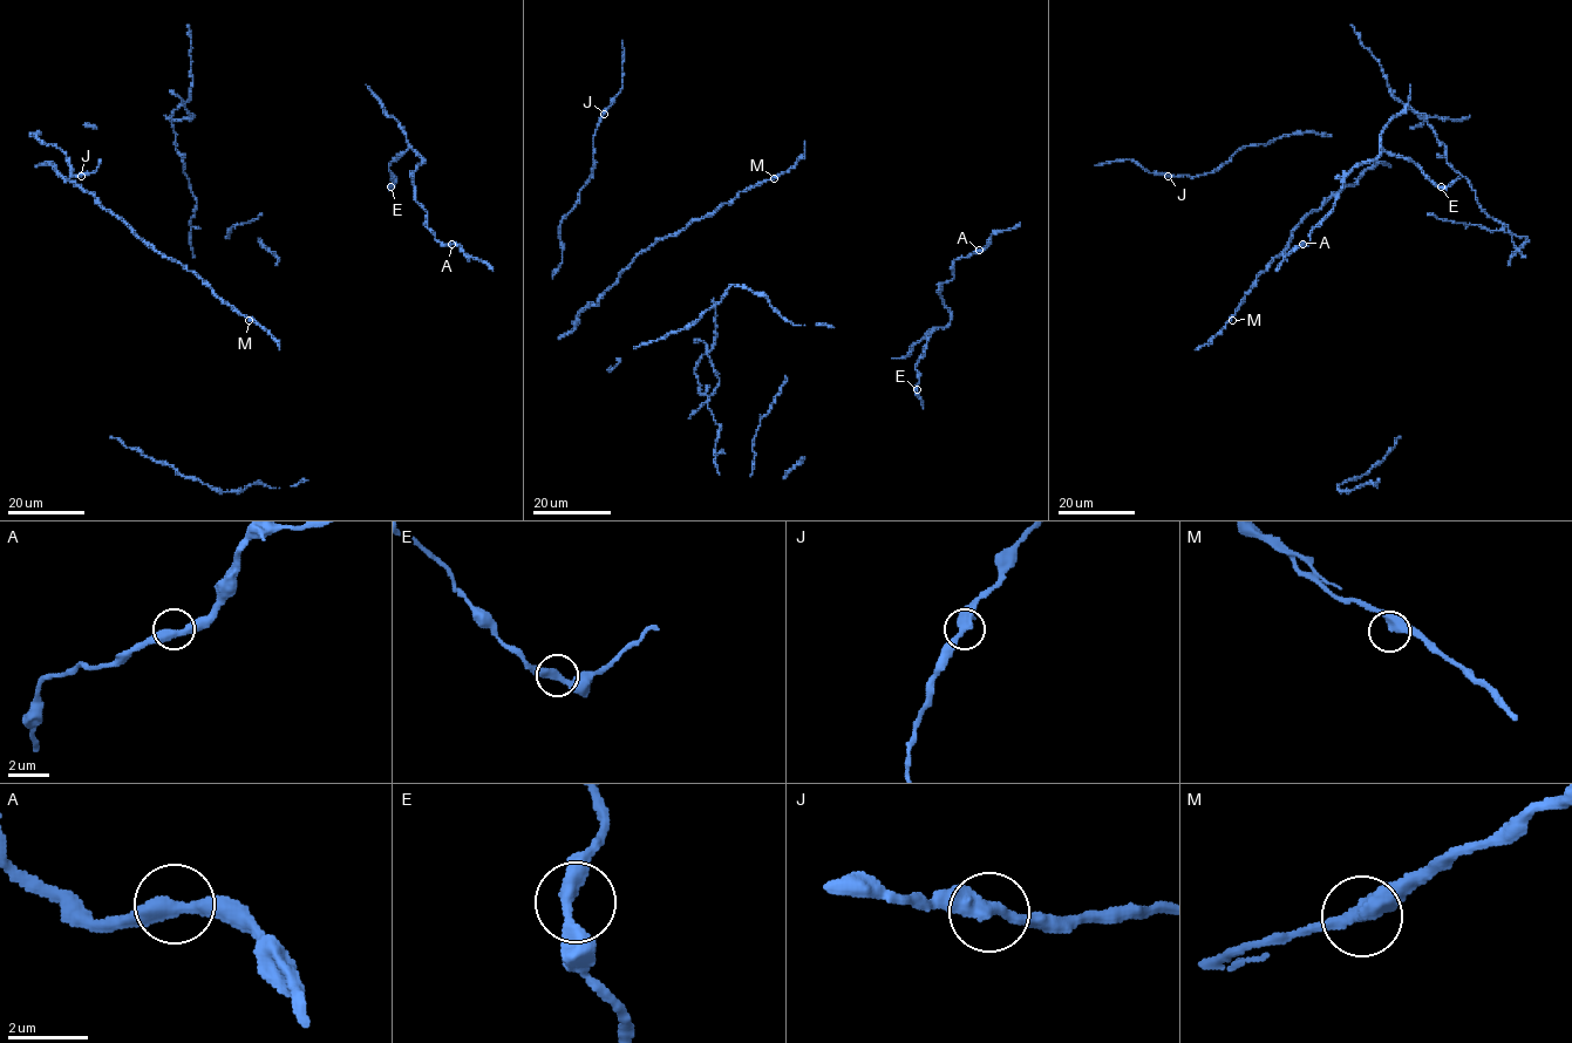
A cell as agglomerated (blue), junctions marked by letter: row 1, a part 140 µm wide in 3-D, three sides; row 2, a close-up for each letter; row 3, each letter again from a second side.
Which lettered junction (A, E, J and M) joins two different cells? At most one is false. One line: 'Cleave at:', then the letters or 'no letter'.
Cleave at: no letter

